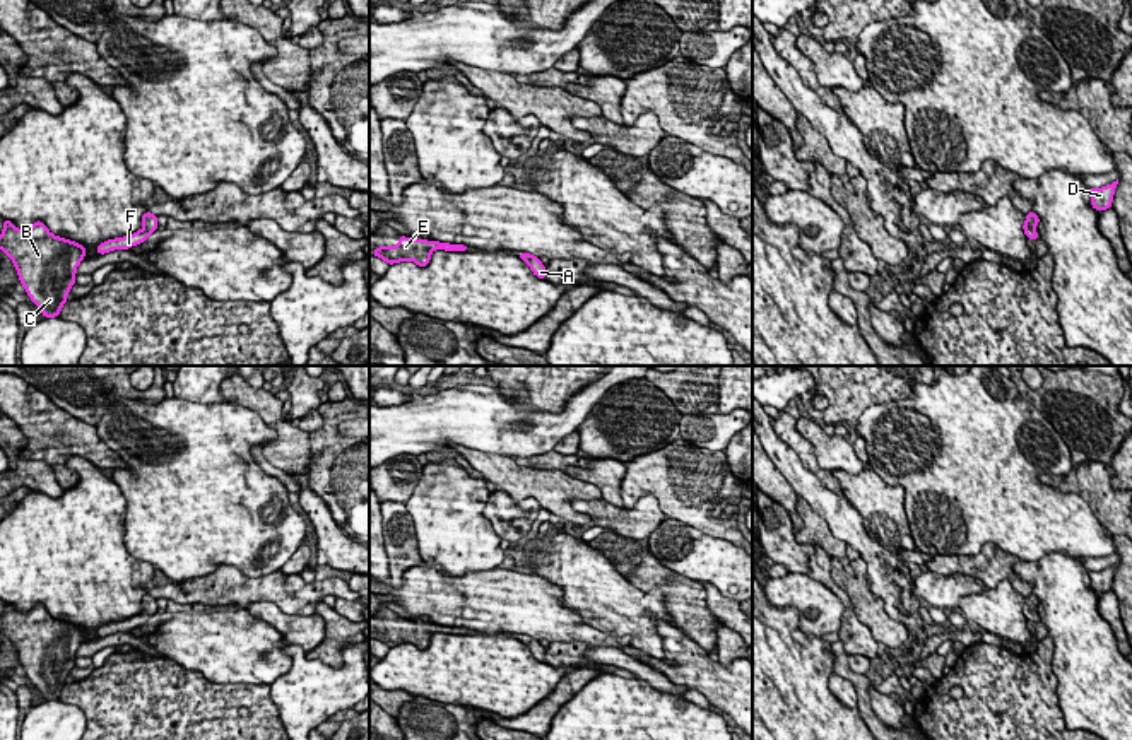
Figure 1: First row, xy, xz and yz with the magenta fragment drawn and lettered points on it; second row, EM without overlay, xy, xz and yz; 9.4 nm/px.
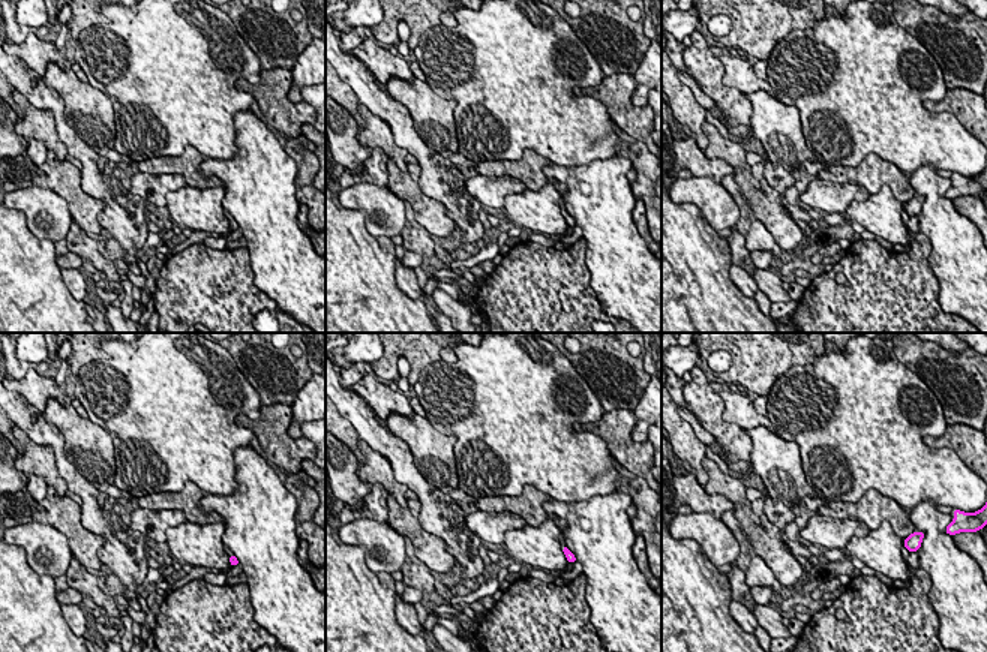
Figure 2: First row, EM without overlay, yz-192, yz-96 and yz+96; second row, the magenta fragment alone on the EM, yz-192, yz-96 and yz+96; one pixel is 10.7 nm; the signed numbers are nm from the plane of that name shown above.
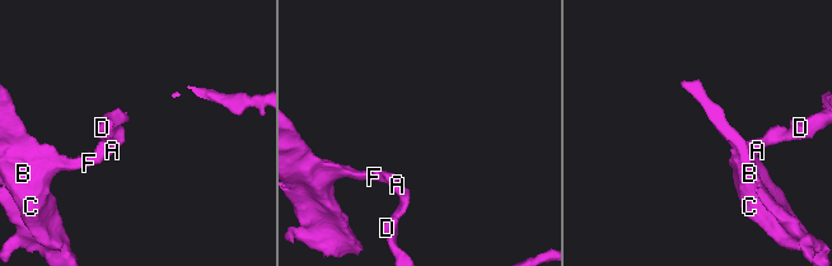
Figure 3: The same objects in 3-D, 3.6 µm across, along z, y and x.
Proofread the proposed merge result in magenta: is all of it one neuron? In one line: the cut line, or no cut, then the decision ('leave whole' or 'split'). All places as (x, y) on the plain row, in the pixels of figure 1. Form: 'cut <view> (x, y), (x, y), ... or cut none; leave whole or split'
cut none; leave whole

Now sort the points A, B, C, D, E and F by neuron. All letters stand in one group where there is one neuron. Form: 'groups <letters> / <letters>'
groups A B C D E F

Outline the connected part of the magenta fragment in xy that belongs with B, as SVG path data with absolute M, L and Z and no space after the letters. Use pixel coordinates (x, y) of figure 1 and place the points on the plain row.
M3 603L0 632L14 644L21 667L43 699L60 699L87 632L51 617L41 603L29 612Z

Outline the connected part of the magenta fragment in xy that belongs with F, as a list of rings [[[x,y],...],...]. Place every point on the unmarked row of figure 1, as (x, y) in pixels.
[[[145,595],[142,598],[142,605],[144,605],[144,610],[130,619],[125,619],[125,620],[116,620],[116,622],[108,622],[104,625],[101,625],[96,634],[99,637],[104,637],[104,636],[109,636],[109,634],[115,634],[115,632],[128,632],[135,627],[140,627],[140,625],[145,625],[145,622],[149,620],[150,615],[154,615],[157,612],[157,600],[150,595]]]

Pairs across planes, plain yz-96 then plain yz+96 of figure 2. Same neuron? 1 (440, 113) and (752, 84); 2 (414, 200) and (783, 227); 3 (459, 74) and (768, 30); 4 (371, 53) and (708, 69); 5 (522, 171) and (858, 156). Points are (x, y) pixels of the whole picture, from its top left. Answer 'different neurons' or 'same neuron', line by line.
1: different neurons
2: same neuron
3: different neurons
4: different neurons
5: different neurons

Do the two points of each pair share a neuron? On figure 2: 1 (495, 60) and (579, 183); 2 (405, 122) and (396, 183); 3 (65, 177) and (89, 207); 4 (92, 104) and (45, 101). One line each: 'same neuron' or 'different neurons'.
1: different neurons
2: different neurons
3: same neuron
4: different neurons

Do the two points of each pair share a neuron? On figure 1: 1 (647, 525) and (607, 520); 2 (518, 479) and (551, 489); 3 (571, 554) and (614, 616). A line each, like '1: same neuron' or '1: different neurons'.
1: same neuron
2: same neuron
3: same neuron

